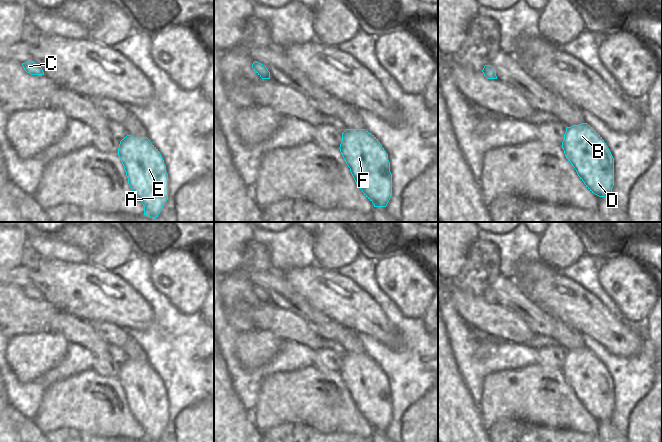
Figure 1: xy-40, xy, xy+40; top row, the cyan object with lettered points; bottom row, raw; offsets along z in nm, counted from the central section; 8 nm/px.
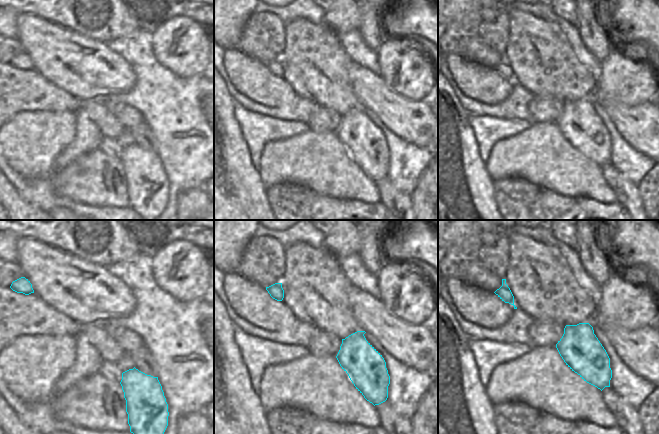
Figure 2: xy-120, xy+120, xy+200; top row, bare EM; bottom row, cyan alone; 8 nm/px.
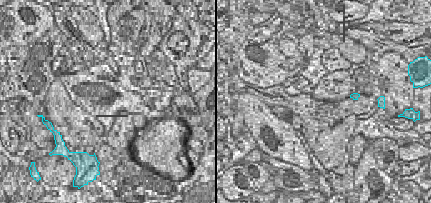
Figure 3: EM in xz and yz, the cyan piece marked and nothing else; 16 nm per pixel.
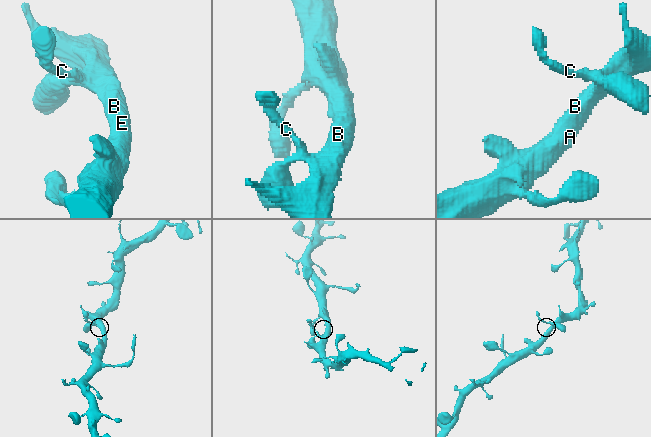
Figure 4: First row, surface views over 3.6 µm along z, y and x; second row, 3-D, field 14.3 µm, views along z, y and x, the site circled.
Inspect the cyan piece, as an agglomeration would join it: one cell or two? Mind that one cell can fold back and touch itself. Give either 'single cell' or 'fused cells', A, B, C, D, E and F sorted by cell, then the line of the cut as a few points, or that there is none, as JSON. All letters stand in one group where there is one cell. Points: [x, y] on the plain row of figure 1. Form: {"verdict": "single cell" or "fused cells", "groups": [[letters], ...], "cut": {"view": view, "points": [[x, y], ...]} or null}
{"verdict": "single cell", "groups": [["A", "B", "C", "D", "E", "F"]], "cut": null}

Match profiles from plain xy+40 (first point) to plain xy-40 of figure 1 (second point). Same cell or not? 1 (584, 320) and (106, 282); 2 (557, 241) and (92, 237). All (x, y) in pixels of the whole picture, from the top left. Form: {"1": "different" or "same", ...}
{"1": "same", "2": "different"}

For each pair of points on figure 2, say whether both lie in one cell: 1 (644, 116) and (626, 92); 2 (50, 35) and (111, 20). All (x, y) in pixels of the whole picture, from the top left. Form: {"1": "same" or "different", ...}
{"1": "different", "2": "different"}

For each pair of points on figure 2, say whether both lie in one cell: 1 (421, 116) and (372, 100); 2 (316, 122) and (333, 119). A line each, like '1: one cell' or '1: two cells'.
1: one cell
2: one cell

